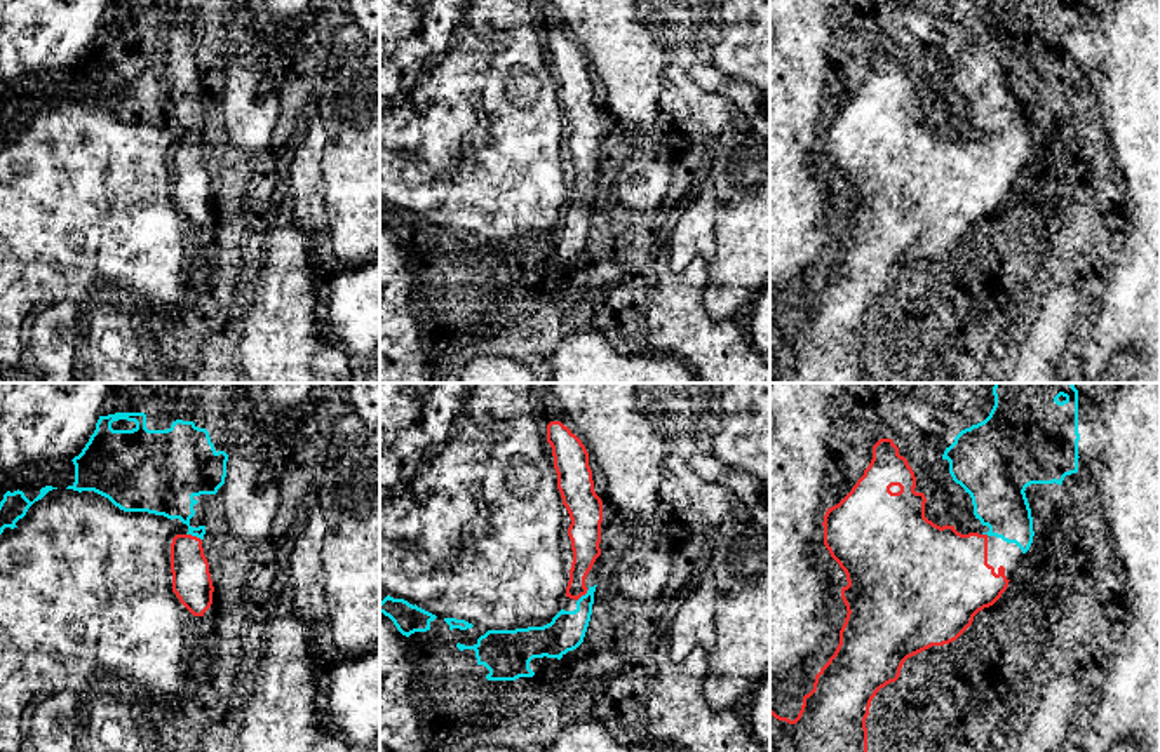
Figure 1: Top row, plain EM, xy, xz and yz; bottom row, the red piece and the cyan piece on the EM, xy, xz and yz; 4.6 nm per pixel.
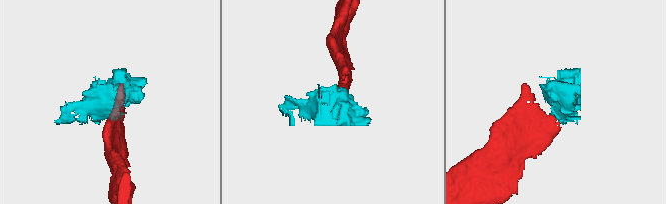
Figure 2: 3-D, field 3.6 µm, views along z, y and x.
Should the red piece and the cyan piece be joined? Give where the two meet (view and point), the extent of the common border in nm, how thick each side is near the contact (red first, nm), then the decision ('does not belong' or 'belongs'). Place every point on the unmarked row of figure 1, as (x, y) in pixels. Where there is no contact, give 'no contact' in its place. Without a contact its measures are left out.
contact xy (194, 147); length 80 nm; calibres 180 and 240 nm; belongs

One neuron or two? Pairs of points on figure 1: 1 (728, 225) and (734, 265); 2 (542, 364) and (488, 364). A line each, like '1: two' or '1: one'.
1: one
2: one

